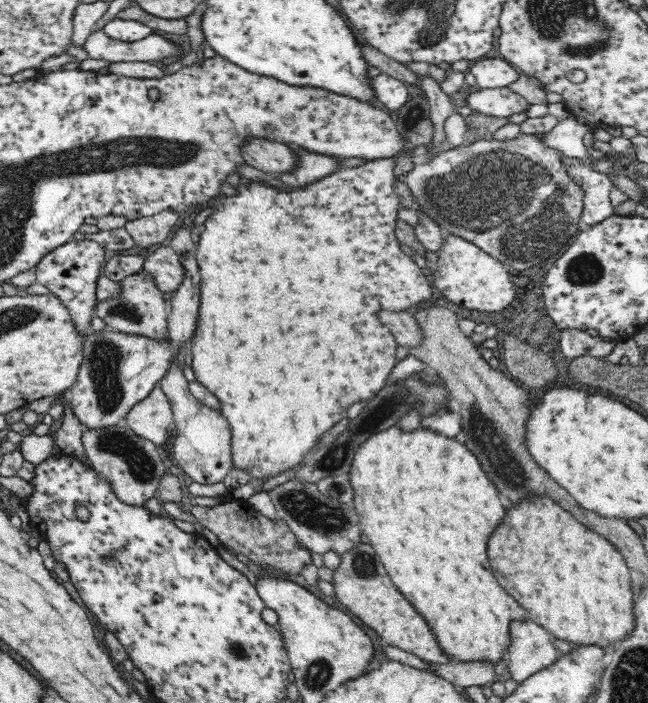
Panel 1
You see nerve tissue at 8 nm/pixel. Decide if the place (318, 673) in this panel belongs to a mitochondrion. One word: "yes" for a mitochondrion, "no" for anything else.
yes

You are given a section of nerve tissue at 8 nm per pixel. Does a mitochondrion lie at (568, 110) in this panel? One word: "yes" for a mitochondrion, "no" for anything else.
no

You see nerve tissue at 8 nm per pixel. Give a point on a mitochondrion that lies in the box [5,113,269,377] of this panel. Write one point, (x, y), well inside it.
(129, 311)

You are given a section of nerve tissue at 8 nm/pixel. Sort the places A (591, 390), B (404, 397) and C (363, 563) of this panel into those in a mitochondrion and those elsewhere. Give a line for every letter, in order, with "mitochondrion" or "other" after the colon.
A: other
B: mitochondrion
C: mitochondrion

